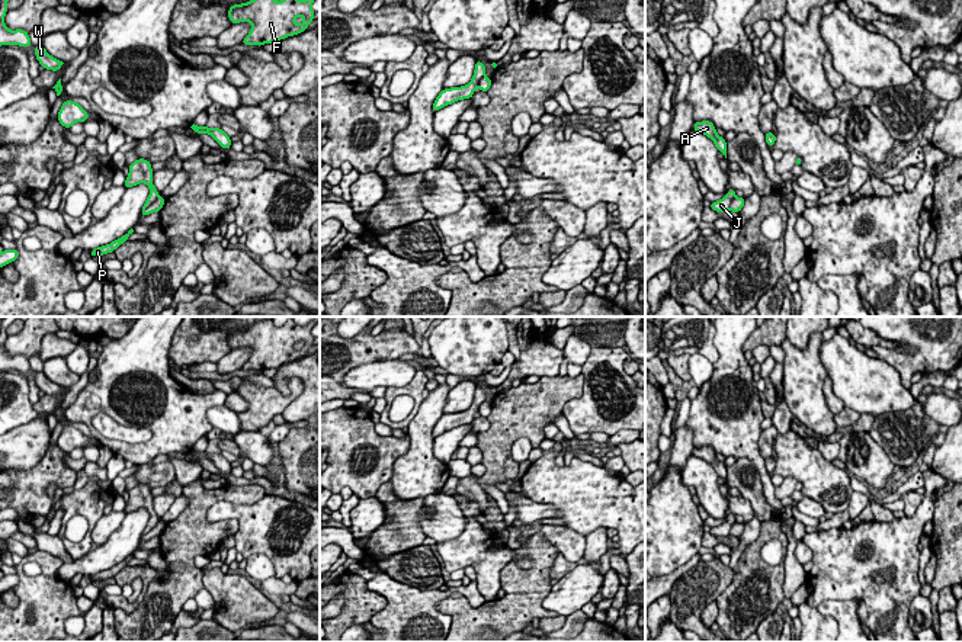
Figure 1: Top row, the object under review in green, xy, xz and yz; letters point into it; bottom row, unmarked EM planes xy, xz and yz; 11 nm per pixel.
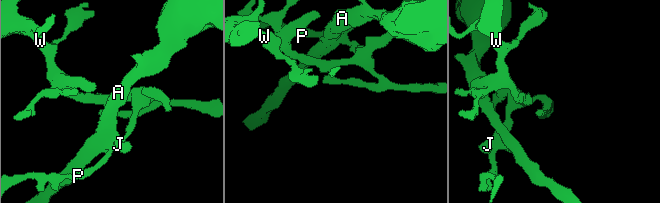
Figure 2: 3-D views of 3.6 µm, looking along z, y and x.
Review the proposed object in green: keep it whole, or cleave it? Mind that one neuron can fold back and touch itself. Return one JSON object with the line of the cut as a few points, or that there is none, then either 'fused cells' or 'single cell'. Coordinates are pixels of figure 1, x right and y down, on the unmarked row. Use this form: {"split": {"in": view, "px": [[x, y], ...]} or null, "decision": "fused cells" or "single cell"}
{"split": {"in": "xy", "px": [[159, 522], [143, 535]]}, "decision": "fused cells"}

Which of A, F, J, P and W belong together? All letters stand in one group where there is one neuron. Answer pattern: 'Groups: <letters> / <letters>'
Groups: A F J / P W

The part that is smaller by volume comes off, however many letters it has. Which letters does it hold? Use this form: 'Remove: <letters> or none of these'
Remove: A, F, J

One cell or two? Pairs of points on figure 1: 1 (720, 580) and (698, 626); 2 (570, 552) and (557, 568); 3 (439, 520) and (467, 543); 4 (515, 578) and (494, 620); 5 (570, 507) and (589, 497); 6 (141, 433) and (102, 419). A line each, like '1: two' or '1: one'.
1: one
2: two
3: two
4: one
5: one
6: one

